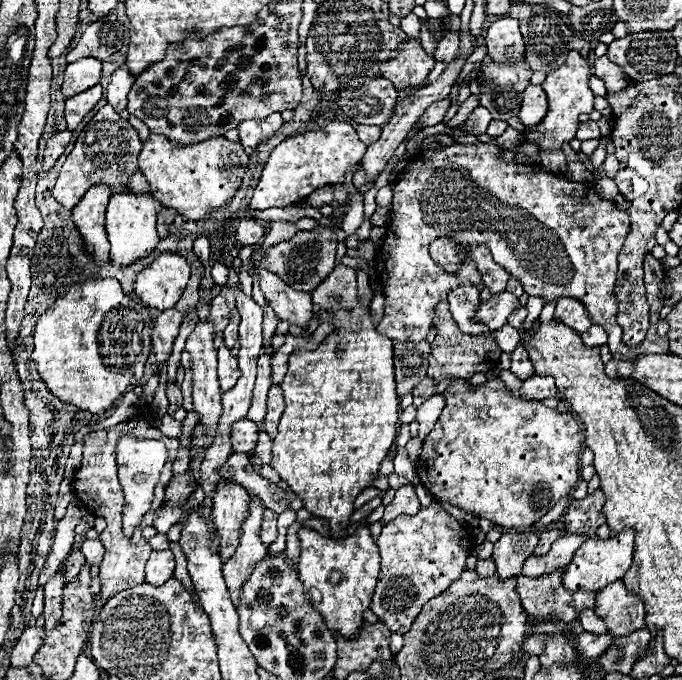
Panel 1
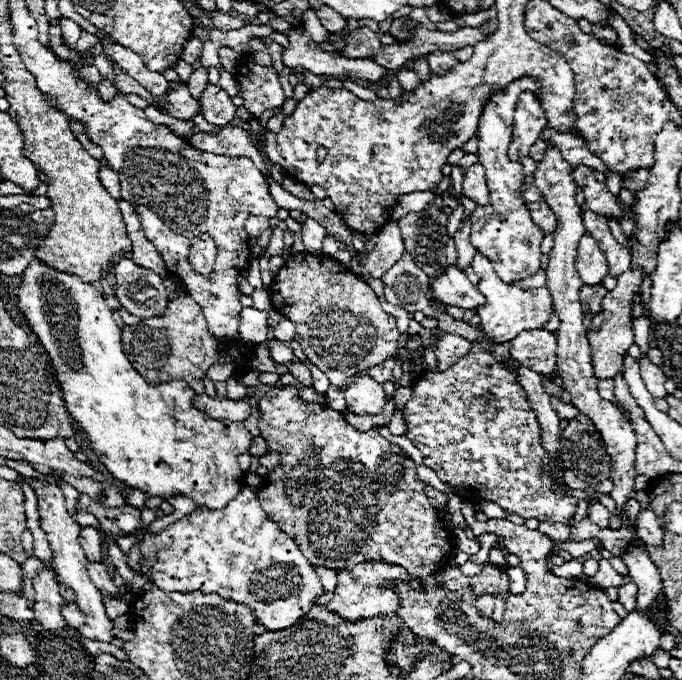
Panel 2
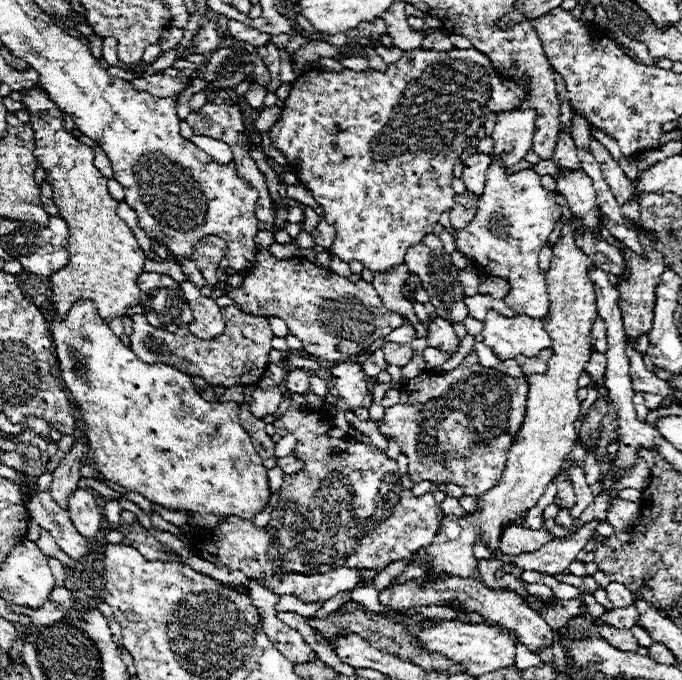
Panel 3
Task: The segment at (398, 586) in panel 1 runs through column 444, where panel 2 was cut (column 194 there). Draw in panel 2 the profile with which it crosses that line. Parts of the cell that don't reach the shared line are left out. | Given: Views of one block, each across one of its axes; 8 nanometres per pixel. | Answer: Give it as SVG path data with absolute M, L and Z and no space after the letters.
M244 486L238 498L230 500L222 510L194 510L186 518L174 522L160 534L146 534L142 542L142 556L154 562L152 582L166 592L190 592L202 590L204 594L222 594L234 602L250 606L258 618L258 624L264 624L268 630L282 630L294 626L304 614L312 610L314 598L326 594L318 574L312 570L308 560L302 556L294 540L284 534L278 524L268 520L262 510L258 496Z

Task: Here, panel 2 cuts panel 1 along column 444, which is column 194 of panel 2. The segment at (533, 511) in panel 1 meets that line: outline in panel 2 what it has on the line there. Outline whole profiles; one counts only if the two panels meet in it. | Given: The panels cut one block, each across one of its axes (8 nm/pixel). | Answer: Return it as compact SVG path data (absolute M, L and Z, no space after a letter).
M34 260L28 270L22 274L22 284L18 286L18 310L24 314L24 318L28 320L28 324L32 326L34 334L38 336L38 340L42 342L42 346L46 348L46 352L50 354L52 362L54 362L54 370L56 370L56 378L62 386L62 394L64 394L64 402L68 404L66 410L70 412L72 420L76 420L80 424L80 428L86 432L86 438L90 440L90 446L92 450L104 458L104 460L110 460L112 464L104 464L106 470L120 482L132 486L132 488L138 488L142 492L146 492L148 496L160 496L160 498L172 498L172 496L178 496L178 494L186 494L188 498L192 498L198 506L202 508L210 508L210 510L222 510L232 498L236 498L236 494L244 488L244 472L238 464L238 456L240 454L246 454L248 448L252 446L252 436L250 432L246 430L246 426L242 422L234 422L234 420L214 420L214 418L208 418L204 412L200 412L198 408L192 406L192 400L196 398L196 392L190 388L190 384L186 380L170 380L170 382L164 382L164 384L148 384L130 364L130 360L126 358L126 352L122 348L122 340L120 340L120 328L116 326L114 318L112 318L112 312L108 310L104 298L98 294L98 290L92 286L92 284L86 284L82 282L80 278L74 278L70 274L58 274L56 270L44 266L42 262Z

